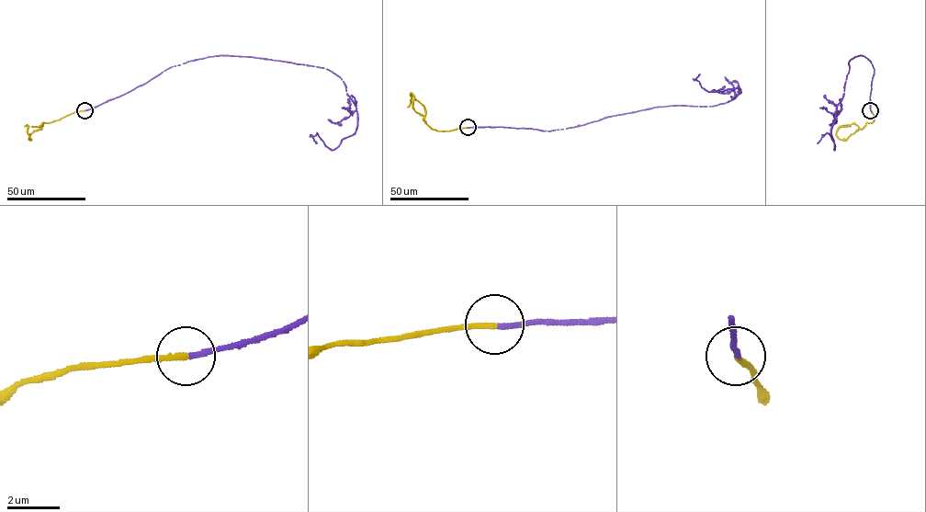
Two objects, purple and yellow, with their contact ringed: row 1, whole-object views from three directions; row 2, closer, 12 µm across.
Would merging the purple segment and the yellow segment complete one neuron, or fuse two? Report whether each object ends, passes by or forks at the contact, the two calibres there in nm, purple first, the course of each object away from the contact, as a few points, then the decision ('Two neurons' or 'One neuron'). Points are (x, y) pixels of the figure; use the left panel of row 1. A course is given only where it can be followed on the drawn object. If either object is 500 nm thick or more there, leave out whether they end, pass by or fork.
At the ring purple ends. At the ring yellow ends. Thickness 200 nm (purple) against 190 nm. Course of purple: (84, 110), (191, 61), (279, 61), (332, 71), (355, 107), (354, 133), (333, 149), (317, 133), (317, 142). Course of yellow: (84, 110), (43, 122), (41, 129), (30, 134), (31, 140), (28, 126), (25, 126). One neuron

